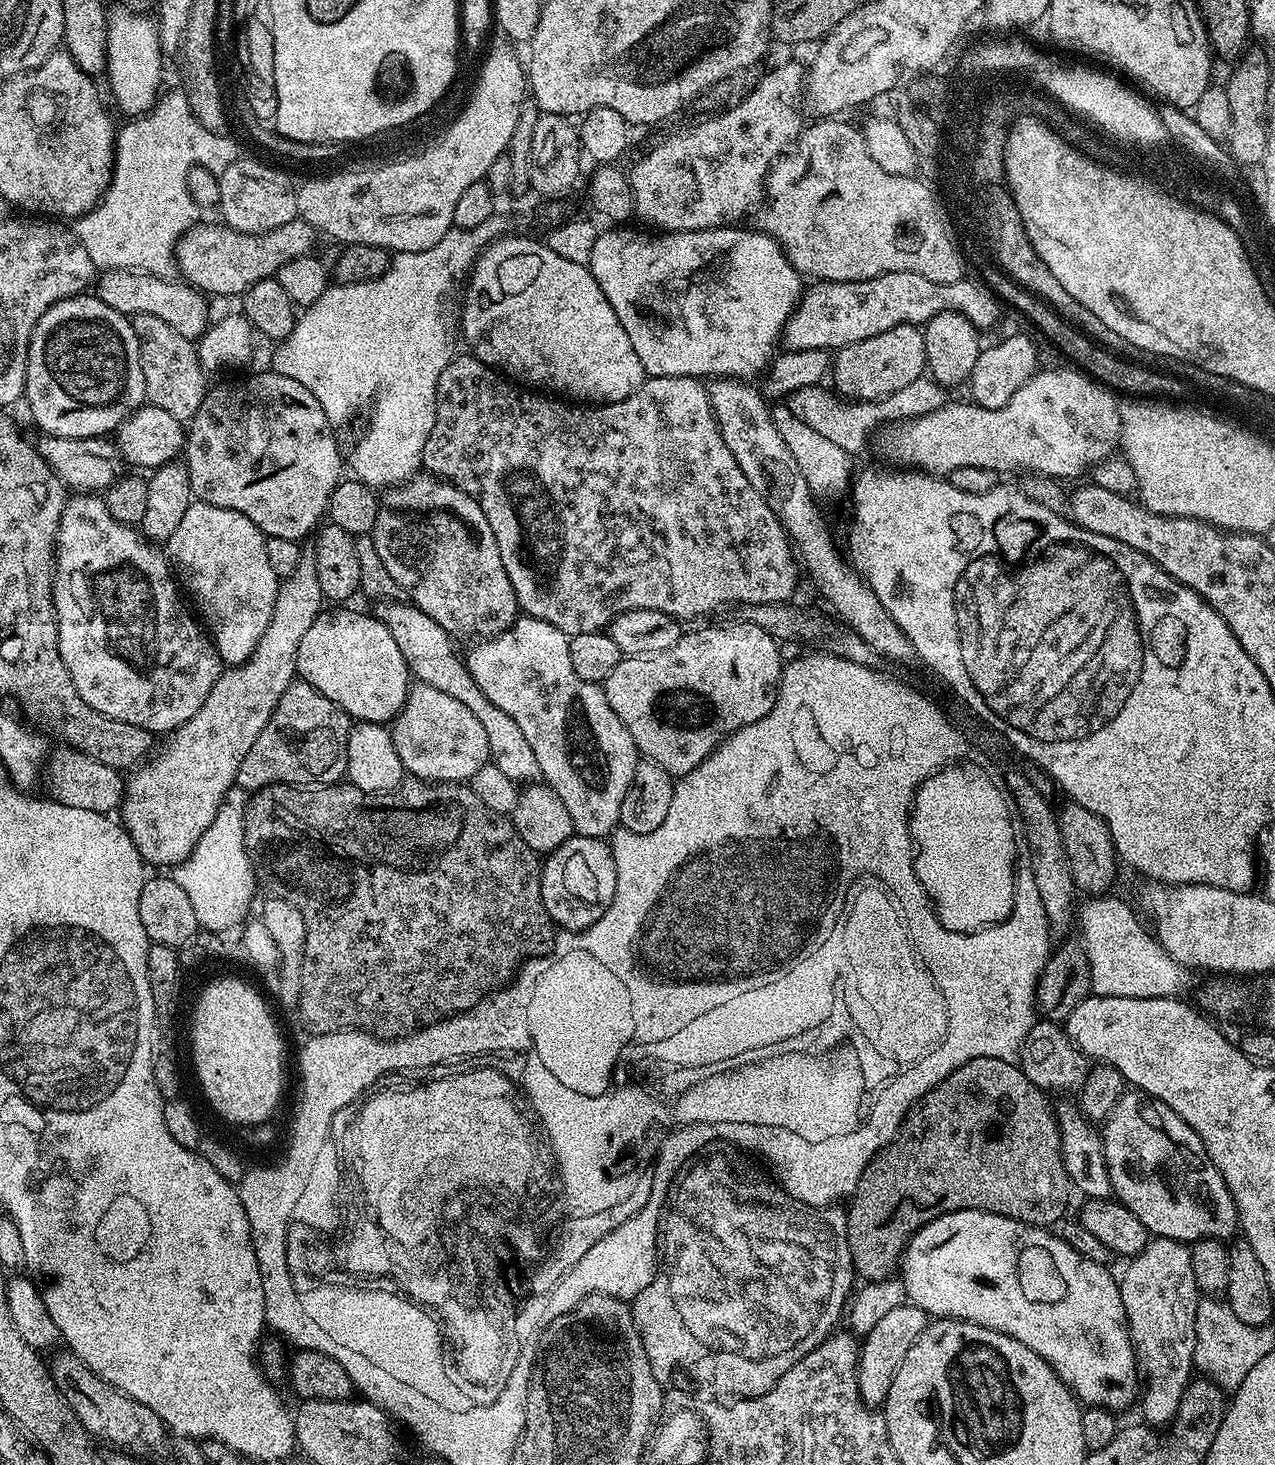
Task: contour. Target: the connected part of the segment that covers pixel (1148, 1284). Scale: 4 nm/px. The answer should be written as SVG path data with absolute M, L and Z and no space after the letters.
M1161 1236L1149 1239L1148 1244L1134 1257L1127 1261L1128 1269L1124 1272L1124 1277L1119 1277L1120 1297L1122 1298L1122 1306L1126 1310L1126 1318L1128 1319L1128 1331L1132 1334L1132 1342L1136 1350L1136 1363L1138 1365L1139 1375L1142 1377L1142 1391L1138 1396L1138 1409L1144 1417L1143 1423L1149 1426L1160 1426L1156 1424L1164 1424L1168 1426L1177 1419L1179 1404L1184 1397L1184 1390L1189 1385L1194 1376L1194 1342L1196 1341L1196 1311L1202 1299L1200 1287L1194 1282L1194 1266L1190 1262L1190 1254L1192 1253L1189 1245L1183 1244L1181 1240L1171 1240L1170 1238L1162 1238Z

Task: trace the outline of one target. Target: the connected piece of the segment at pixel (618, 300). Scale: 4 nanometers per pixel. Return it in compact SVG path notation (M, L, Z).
M612 226L609 232L601 231L594 244L593 254L586 265L594 274L598 286L602 286L602 294L606 294L606 302L614 306L614 314L618 314L618 322L622 322L622 330L626 330L630 338L630 346L634 346L634 354L638 354L638 362L642 362L648 376L694 376L697 378L731 378L747 381L748 376L759 377L769 367L778 348L778 341L783 337L786 322L791 318L802 295L802 277L794 270L794 266L781 250L779 242L770 238L765 232L744 228L745 226L725 226L707 228L697 232L635 232L631 226Z

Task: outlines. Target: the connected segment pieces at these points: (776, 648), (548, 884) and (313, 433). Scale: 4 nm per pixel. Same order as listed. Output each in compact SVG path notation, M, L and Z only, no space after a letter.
M747 622L735 623L725 628L685 631L670 650L662 650L657 656L621 658L610 678L604 680L602 687L606 702L610 702L610 710L618 714L622 726L630 730L637 753L643 759L662 766L673 778L693 772L726 737L742 730L742 726L750 726L750 722L766 718L780 693L781 645L758 626Z
M573 836L558 848L549 853L540 871L540 885L542 886L542 900L546 912L550 914L553 925L568 932L581 932L605 913L613 901L614 890L617 889L617 867L611 847L599 837Z
M265 370L257 376L250 377L249 380L242 381L241 384L228 384L225 388L213 387L208 397L202 402L202 406L198 406L198 414L194 414L194 418L186 428L186 463L190 474L192 495L201 504L213 504L222 506L226 510L238 510L246 514L246 518L250 518L250 522L254 522L254 526L258 526L265 537L277 536L303 541L304 536L311 537L317 525L325 519L330 494L334 494L334 486L342 479L340 448L336 445L331 431L333 432L333 429L329 425L322 406L318 406L318 398L314 398L314 394L310 394L310 390L302 386L302 382L294 382L294 378L286 378L277 372Z

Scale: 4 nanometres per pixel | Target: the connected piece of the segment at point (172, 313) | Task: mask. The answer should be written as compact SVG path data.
M113 268L99 273L94 284L94 295L106 302L106 306L114 306L114 310L129 318L136 314L154 314L154 318L162 318L162 322L178 330L182 338L196 342L210 324L208 308L204 305L205 297L187 283L176 282L172 278L153 276L151 272L127 272Z

